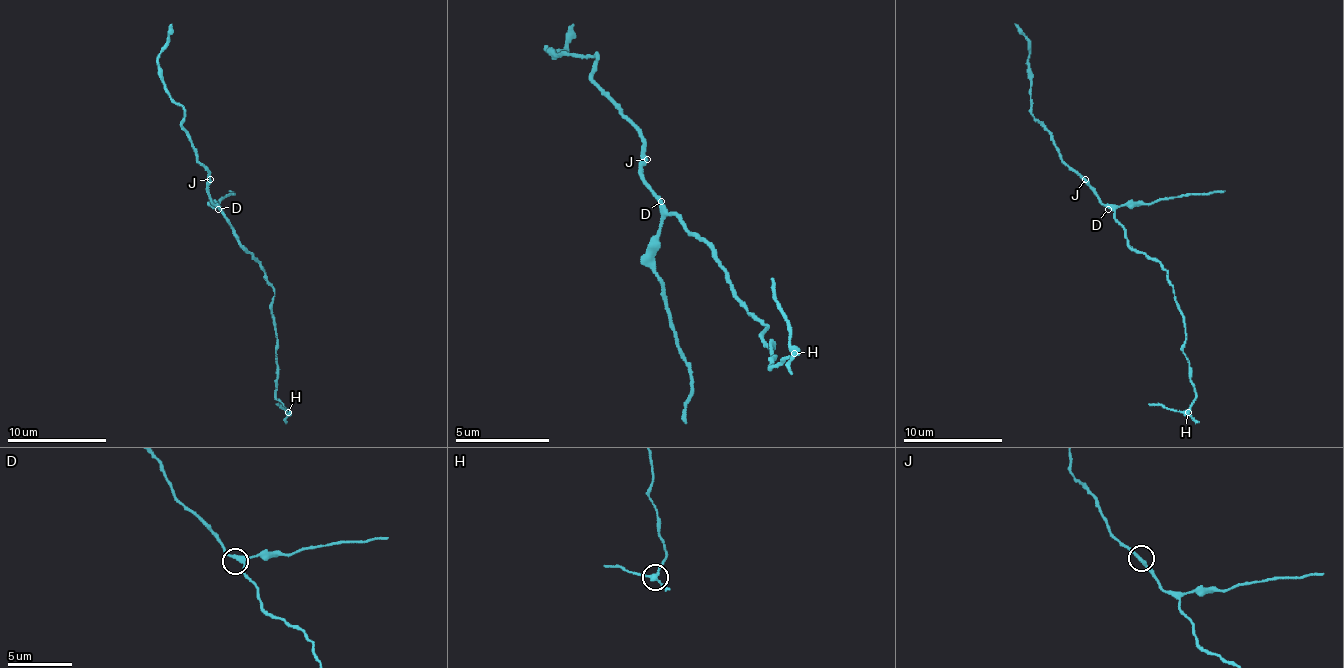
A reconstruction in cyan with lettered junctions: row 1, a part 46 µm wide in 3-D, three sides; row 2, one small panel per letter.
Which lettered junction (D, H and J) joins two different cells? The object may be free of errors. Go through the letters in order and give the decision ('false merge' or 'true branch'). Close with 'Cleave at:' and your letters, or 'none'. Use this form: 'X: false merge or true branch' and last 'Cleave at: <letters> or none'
D: true branch
H: false merge
J: true branch
Cleave at: H

